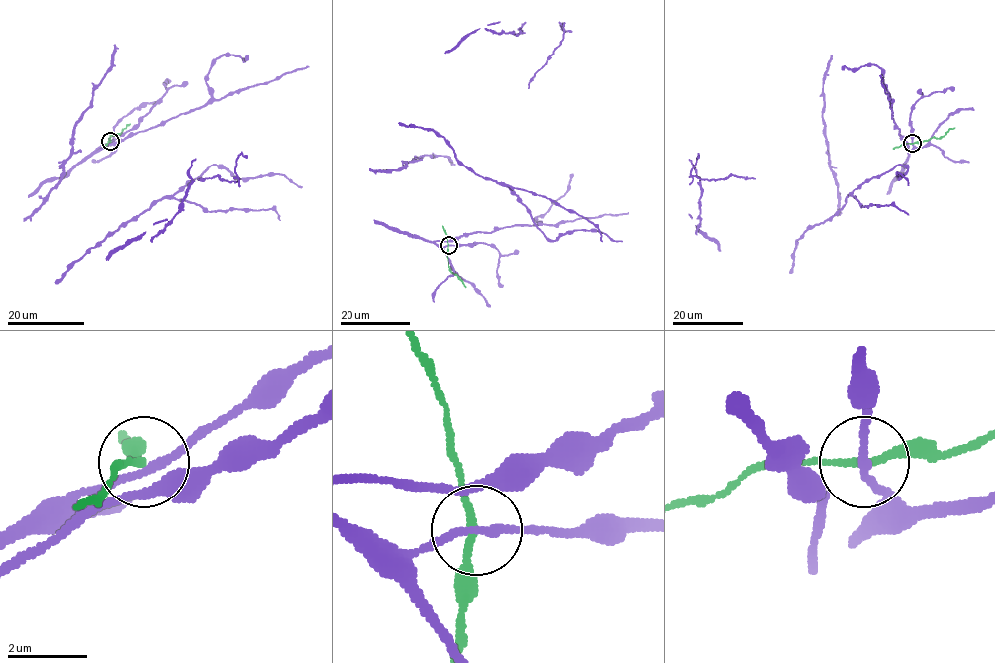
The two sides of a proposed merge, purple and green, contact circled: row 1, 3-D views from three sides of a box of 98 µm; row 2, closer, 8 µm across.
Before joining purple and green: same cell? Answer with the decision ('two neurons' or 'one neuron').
two neurons

